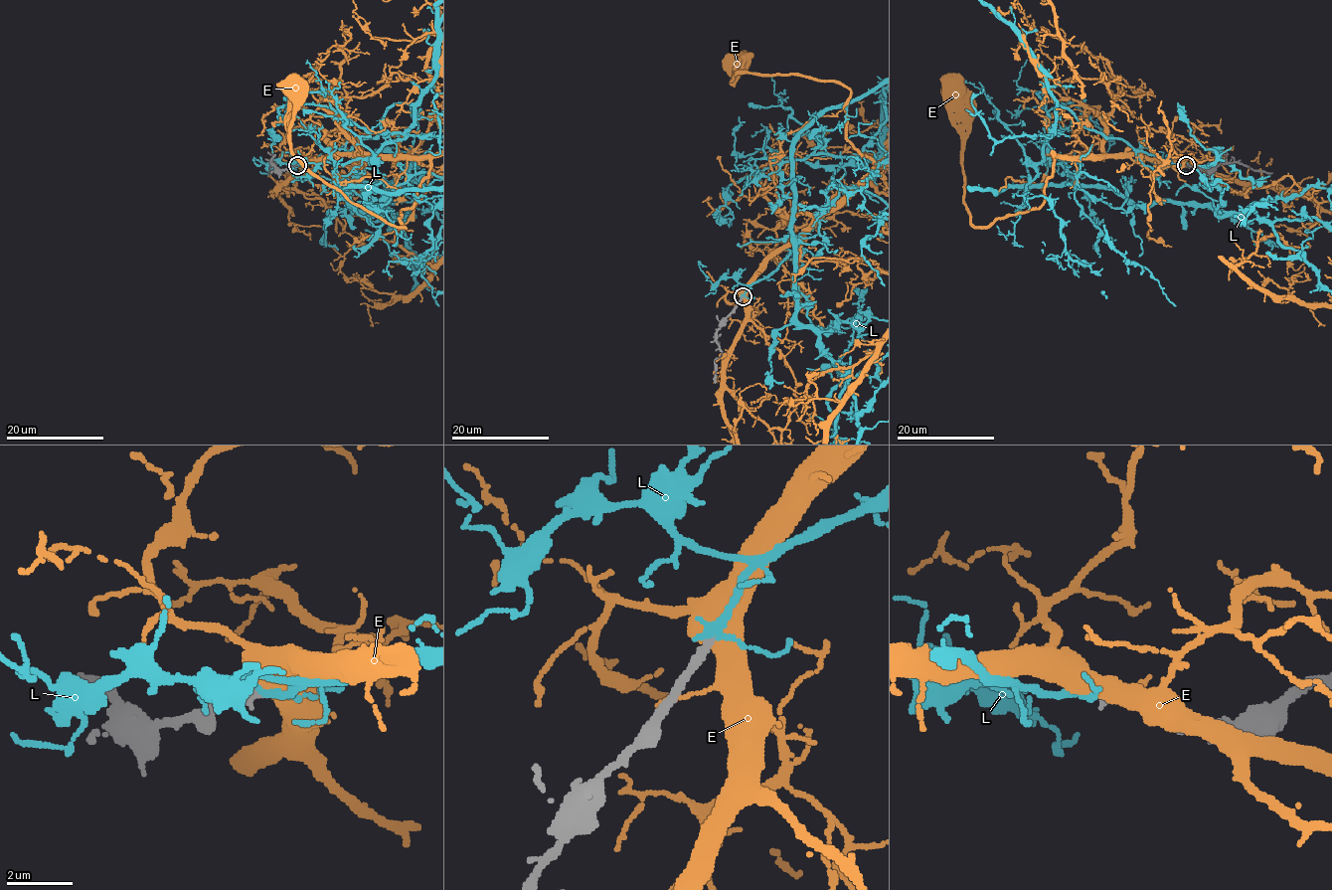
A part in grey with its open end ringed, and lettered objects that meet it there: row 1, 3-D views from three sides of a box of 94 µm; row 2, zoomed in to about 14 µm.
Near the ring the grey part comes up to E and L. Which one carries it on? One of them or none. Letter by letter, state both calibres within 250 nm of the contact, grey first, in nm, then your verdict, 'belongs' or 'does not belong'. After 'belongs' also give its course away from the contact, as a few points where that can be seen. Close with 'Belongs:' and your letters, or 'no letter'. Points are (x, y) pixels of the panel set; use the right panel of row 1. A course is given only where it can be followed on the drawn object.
E: 280 nm thick on the grey side, 600 nm on the other; does not belong
L: 260 nm thick on the grey side, 220 nm on the other; belongs
Belongs: L

